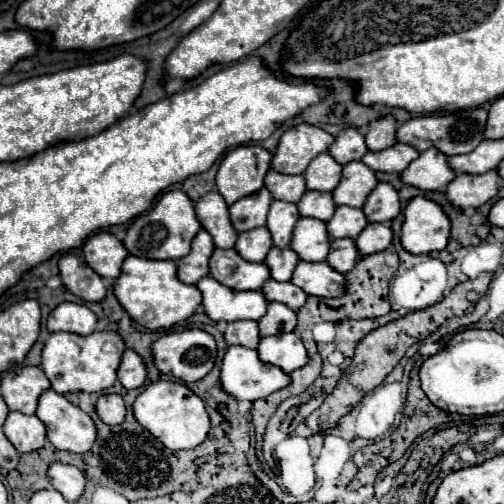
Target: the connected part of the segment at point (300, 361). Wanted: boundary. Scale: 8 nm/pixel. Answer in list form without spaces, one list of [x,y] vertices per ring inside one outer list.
[[[293,332],[261,338],[257,346],[257,354],[261,362],[279,366],[285,374],[291,374],[293,370],[307,364],[307,350],[301,338],[295,336]]]

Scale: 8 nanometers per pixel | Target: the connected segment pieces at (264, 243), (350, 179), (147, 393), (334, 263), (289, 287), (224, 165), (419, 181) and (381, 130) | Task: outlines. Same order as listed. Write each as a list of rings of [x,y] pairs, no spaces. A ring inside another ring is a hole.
[[[267,228],[239,232],[237,242],[235,242],[237,254],[241,258],[245,258],[247,262],[263,262],[267,252],[271,250],[271,246],[273,246],[273,242],[271,242],[271,234]]]
[[[349,162],[343,166],[341,182],[333,190],[333,202],[337,206],[355,206],[361,208],[365,204],[365,198],[375,188],[377,178],[371,168],[367,168],[363,162]]]
[[[159,380],[151,382],[133,404],[135,420],[149,430],[157,440],[161,440],[169,450],[183,450],[199,446],[209,432],[209,416],[205,412],[205,404],[199,396],[195,396],[185,384]]]
[[[341,238],[341,240],[331,240],[331,250],[327,256],[327,264],[337,270],[339,274],[347,274],[355,262],[359,260],[357,246],[351,238]]]
[[[267,280],[261,286],[261,292],[267,298],[267,302],[283,302],[291,310],[299,310],[307,300],[307,294],[301,288],[297,288],[295,284],[291,284],[291,282]]]
[[[237,146],[229,150],[217,170],[217,192],[227,206],[263,188],[263,178],[271,168],[273,154],[261,146]]]
[[[431,148],[421,152],[403,172],[401,182],[407,186],[415,186],[419,190],[443,190],[451,180],[455,178],[455,172],[447,164],[447,156],[439,150]]]
[[[383,116],[383,118],[369,122],[369,132],[365,134],[367,148],[371,152],[379,152],[379,150],[393,146],[397,142],[395,130],[397,130],[397,122],[393,116]]]

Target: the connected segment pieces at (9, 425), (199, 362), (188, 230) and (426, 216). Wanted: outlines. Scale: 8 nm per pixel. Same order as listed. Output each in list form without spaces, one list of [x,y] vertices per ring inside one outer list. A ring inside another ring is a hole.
[[[9,412],[3,424],[3,432],[15,446],[15,450],[21,454],[43,448],[47,440],[43,422],[37,416],[27,416],[21,412]]]
[[[199,328],[163,334],[153,344],[151,350],[153,350],[153,362],[155,362],[157,370],[167,374],[167,376],[183,380],[185,384],[193,384],[193,382],[205,378],[211,372],[211,368],[215,364],[215,356],[217,356],[217,344],[215,344],[213,336],[199,330]]]
[[[171,190],[165,192],[149,212],[135,218],[135,222],[127,230],[123,246],[131,256],[153,260],[179,260],[189,254],[191,240],[195,238],[199,228],[201,224],[195,216],[193,202],[189,200],[189,196],[181,190]]]
[[[415,196],[405,208],[401,246],[409,254],[431,254],[445,250],[449,242],[449,218],[443,208],[425,196]]]

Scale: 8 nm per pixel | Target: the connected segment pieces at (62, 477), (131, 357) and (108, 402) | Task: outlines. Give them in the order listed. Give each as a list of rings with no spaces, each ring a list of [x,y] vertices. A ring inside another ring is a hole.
[[[53,462],[53,464],[49,464],[47,476],[49,476],[53,488],[59,490],[63,494],[63,498],[69,500],[69,502],[77,502],[77,498],[85,490],[83,472],[79,468],[75,468],[75,466],[71,466],[71,464]]]
[[[125,350],[117,368],[117,378],[125,388],[139,388],[147,378],[147,370],[137,352]]]
[[[119,394],[99,396],[95,410],[97,410],[97,416],[103,422],[107,422],[109,426],[115,426],[115,424],[123,422],[123,418],[125,418],[125,404],[123,404],[123,398]]]

